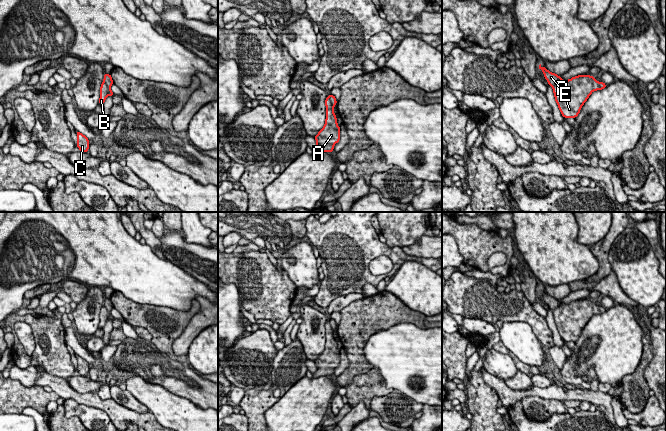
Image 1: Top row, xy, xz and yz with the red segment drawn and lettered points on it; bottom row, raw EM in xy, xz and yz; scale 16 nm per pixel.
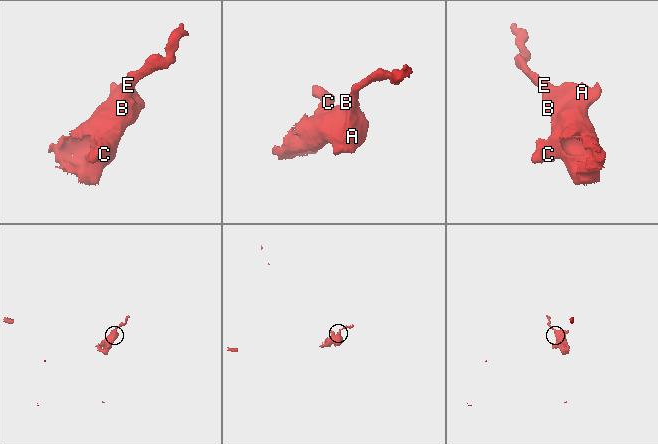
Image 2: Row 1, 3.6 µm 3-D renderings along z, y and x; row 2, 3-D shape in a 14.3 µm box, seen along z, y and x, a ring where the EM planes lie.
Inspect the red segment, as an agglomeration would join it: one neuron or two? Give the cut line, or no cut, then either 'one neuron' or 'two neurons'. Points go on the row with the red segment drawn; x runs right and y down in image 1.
cut in xz along (328, 96), (333, 107); two neurons

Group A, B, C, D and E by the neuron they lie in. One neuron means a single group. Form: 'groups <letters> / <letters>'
groups A B C D / E

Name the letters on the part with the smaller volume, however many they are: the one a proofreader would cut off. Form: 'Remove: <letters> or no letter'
Remove: E

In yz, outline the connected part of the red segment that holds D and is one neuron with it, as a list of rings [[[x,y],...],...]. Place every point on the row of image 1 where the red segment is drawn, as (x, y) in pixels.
[[[578,75],[569,80],[560,80],[553,86],[558,108],[564,118],[575,118],[593,91],[602,90],[607,85],[593,76]]]

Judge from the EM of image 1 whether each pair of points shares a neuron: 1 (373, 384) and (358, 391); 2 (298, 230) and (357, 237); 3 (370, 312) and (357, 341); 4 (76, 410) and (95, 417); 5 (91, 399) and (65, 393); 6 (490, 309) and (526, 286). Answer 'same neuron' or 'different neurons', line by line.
1: same neuron
2: different neurons
3: same neuron
4: same neuron
5: same neuron
6: different neurons

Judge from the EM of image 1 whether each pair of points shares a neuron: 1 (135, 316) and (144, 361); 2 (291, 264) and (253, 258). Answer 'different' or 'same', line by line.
1: different
2: different

